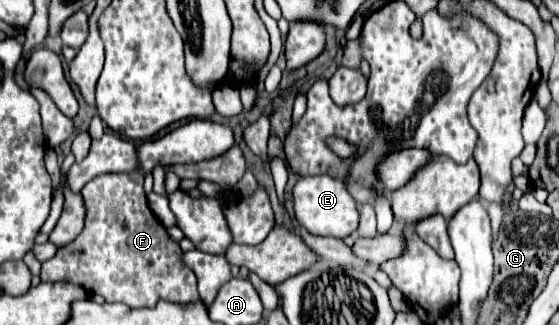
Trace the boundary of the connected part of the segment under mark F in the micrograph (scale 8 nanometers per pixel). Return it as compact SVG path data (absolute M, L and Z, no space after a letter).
M140 172L92 178L82 188L88 210L86 226L74 242L62 246L48 262L42 262L42 282L72 282L88 294L100 294L106 302L122 302L130 308L152 308L158 300L196 302L196 276L182 264L178 242L170 240L166 228L148 208L142 182L144 174Z

